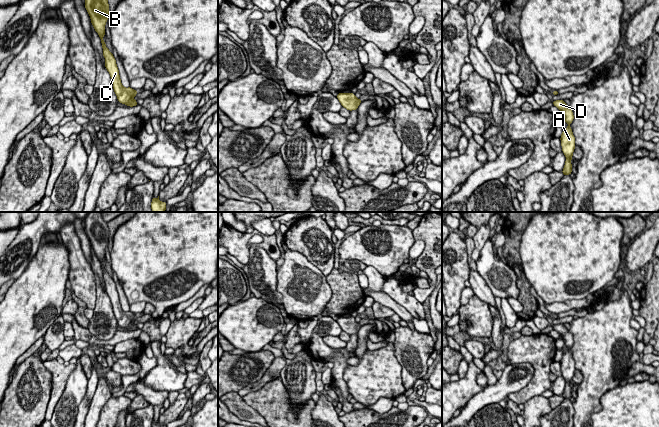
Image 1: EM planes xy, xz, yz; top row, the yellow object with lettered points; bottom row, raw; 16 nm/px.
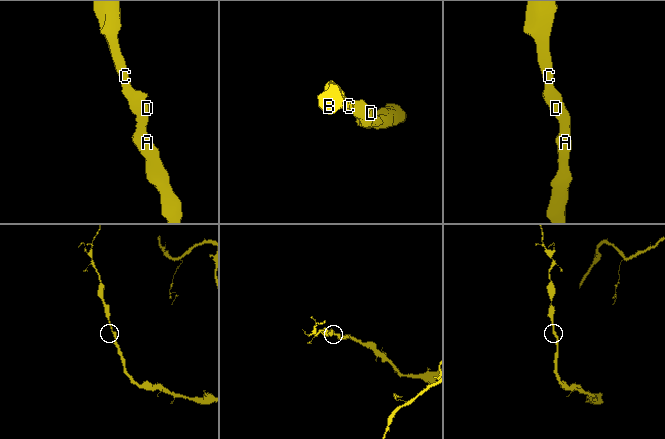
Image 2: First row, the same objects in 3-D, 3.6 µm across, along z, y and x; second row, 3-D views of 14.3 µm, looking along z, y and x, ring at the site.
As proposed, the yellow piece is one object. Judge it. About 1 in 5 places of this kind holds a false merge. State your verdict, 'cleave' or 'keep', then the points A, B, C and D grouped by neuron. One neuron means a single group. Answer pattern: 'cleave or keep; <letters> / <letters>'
keep; A B C D

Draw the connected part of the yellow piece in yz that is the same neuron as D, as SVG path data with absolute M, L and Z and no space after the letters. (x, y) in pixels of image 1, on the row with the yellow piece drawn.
M563 99L553 101L553 106L556 106L560 112L563 113L564 121L568 124L567 128L562 131L560 140L562 146L562 152L566 157L565 165L562 170L564 176L570 175L572 173L572 164L571 160L573 159L572 155L575 149L575 137L573 135L572 129L569 126L574 119L573 111L569 106L564 102Z

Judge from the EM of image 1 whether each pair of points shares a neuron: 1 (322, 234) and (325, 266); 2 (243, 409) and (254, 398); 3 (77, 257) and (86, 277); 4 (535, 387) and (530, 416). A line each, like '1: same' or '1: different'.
1: same
2: different
3: same
4: different

